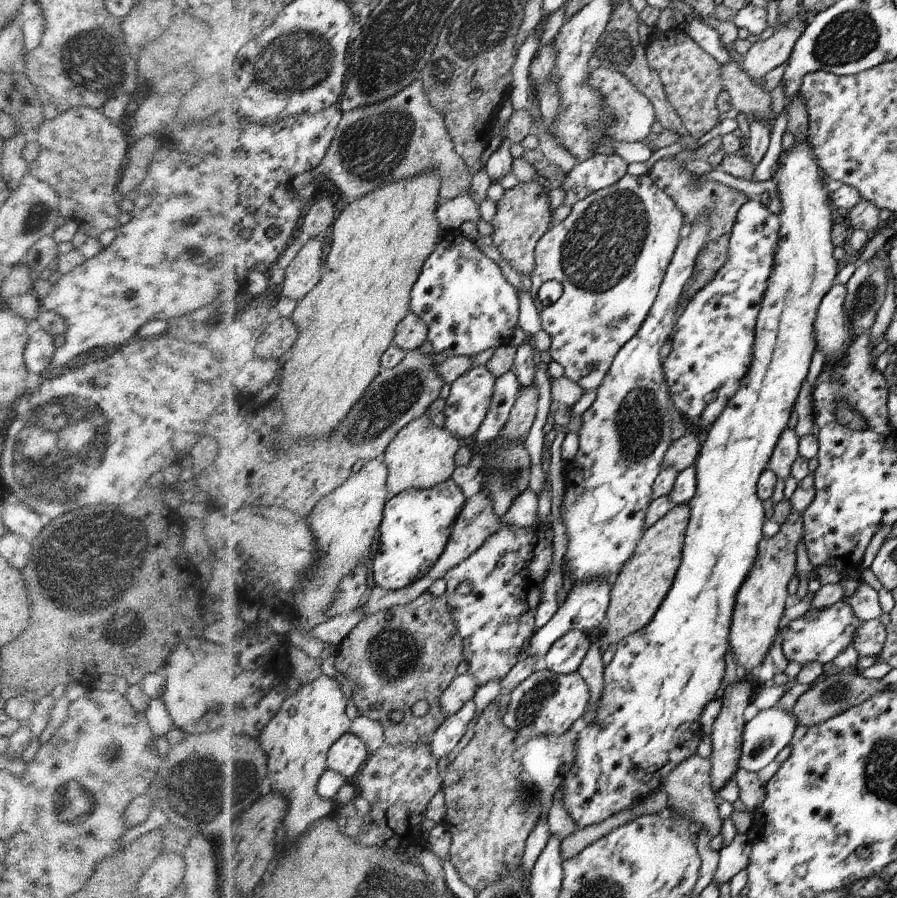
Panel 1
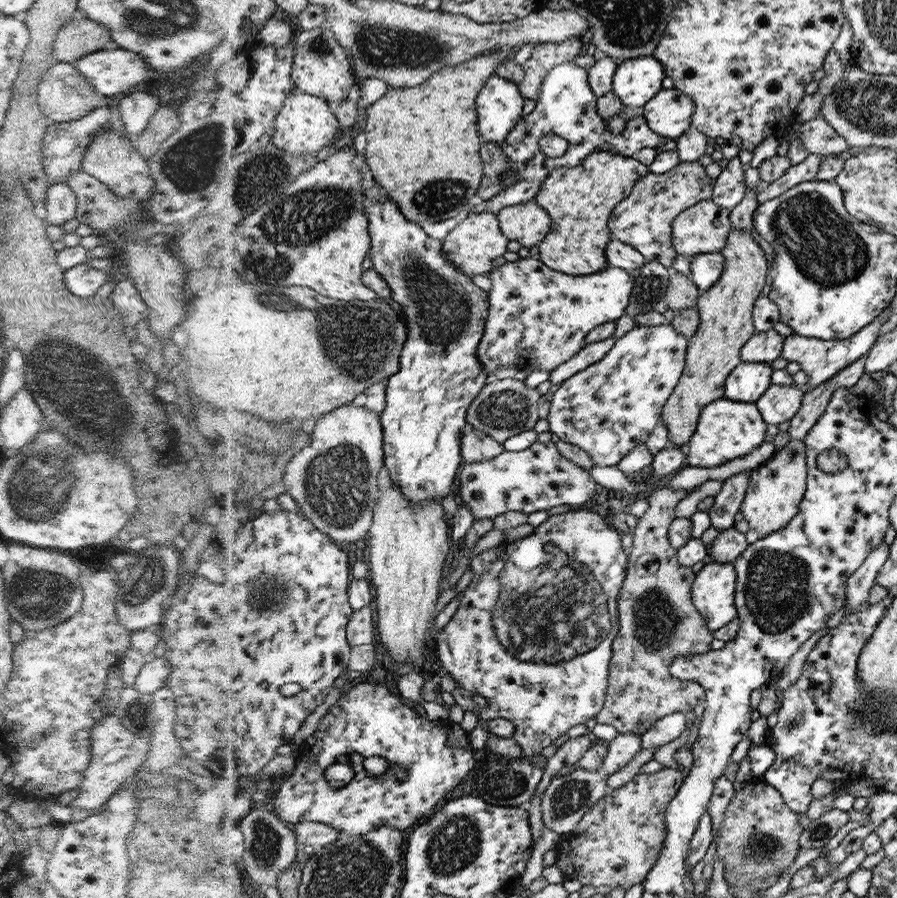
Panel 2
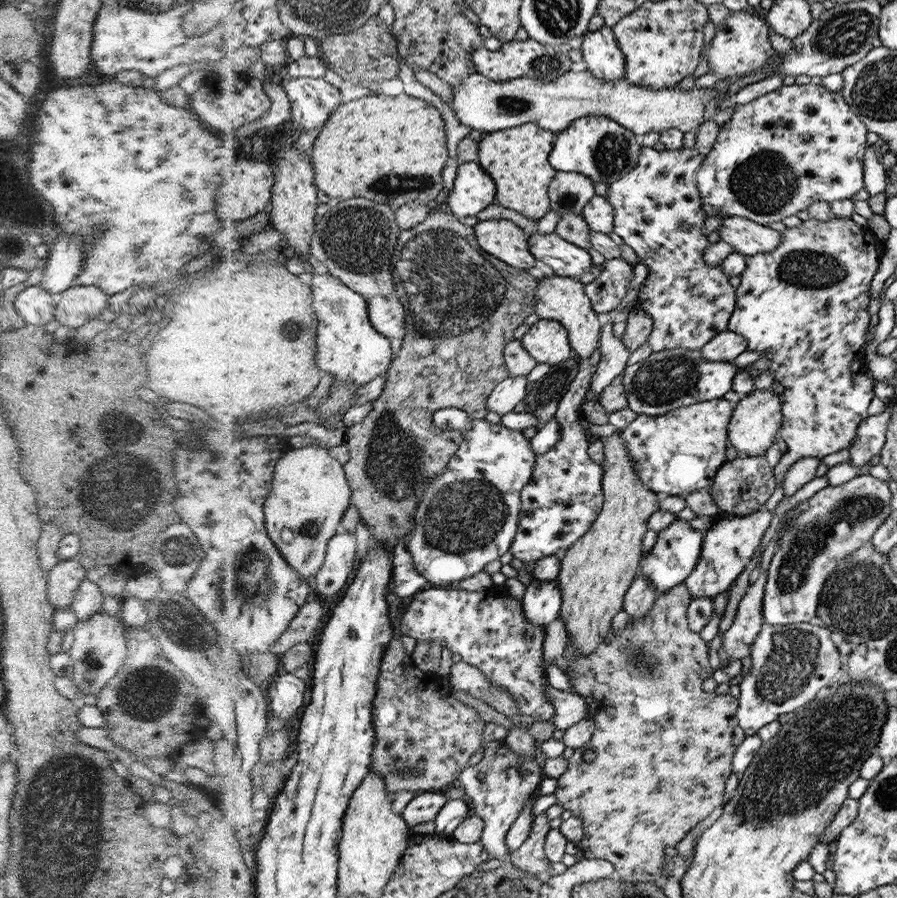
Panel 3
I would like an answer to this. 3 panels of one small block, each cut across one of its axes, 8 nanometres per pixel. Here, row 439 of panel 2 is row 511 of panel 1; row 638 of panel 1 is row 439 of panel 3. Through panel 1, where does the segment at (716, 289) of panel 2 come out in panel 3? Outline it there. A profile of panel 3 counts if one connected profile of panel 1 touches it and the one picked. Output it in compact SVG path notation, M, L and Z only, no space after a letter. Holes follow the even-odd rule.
M619 433L607 437L603 453L603 508L587 534L562 557L556 579L562 593L559 618L566 625L567 644L584 657L607 639L610 622L622 610L622 600L636 578L642 556L642 536L649 529L646 523L662 508L659 504L662 495L652 491L640 479L624 437Z

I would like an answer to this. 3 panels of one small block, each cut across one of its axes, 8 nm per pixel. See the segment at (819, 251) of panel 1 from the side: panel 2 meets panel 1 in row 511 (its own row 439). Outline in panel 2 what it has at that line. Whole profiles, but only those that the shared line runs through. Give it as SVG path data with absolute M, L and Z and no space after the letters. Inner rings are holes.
M726 397L707 404L699 418L699 424L688 443L686 464L712 468L744 456L765 442L767 421L754 403L730 400Z

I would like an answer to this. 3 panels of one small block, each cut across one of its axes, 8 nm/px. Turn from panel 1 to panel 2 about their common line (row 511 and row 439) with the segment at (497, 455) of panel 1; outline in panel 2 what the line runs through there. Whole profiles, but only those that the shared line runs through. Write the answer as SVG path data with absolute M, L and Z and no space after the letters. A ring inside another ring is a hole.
M491 378L472 403L468 414L469 423L474 429L480 429L500 444L504 444L510 436L516 436L520 432L534 428L534 424L538 422L538 398L540 398L540 392L534 388L528 388L525 381L514 378L502 380Z

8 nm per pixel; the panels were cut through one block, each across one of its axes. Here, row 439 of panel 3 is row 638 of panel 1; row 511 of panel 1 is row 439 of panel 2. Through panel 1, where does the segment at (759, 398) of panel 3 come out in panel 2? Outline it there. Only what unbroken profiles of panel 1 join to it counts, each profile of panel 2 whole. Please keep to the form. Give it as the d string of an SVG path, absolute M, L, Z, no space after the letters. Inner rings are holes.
M792 438L787 446L776 450L774 456L752 469L752 478L741 504L740 514L749 528L764 538L788 524L798 514L807 484L806 450L804 442Z

